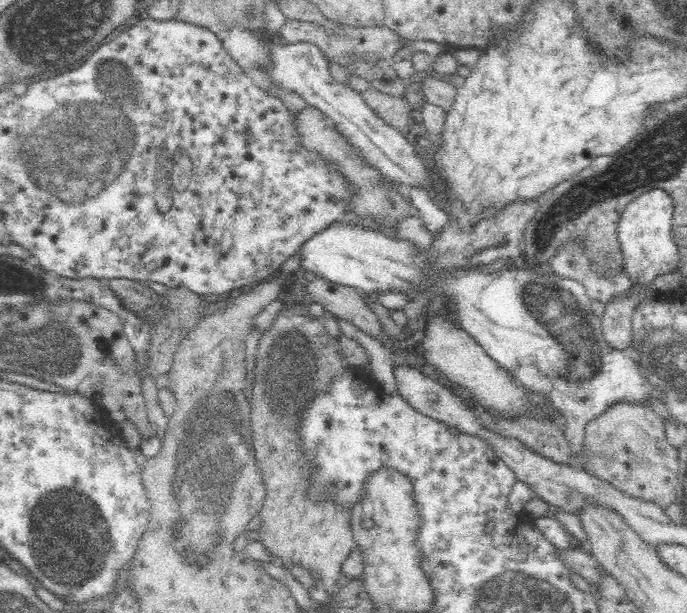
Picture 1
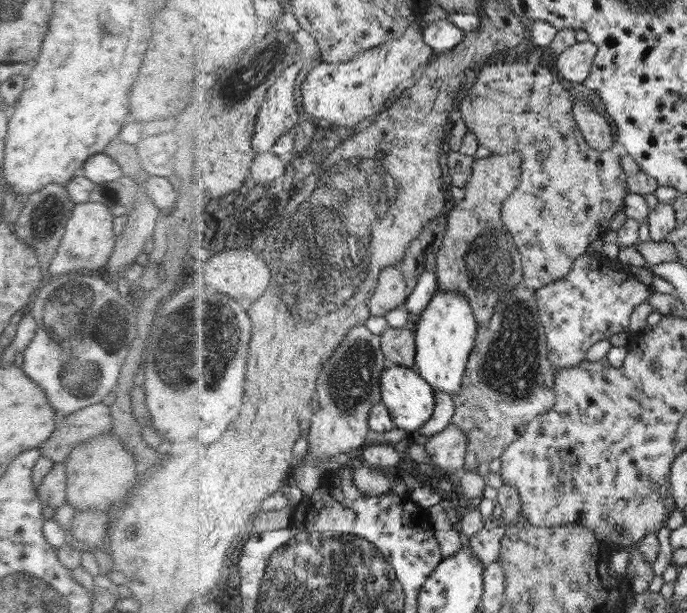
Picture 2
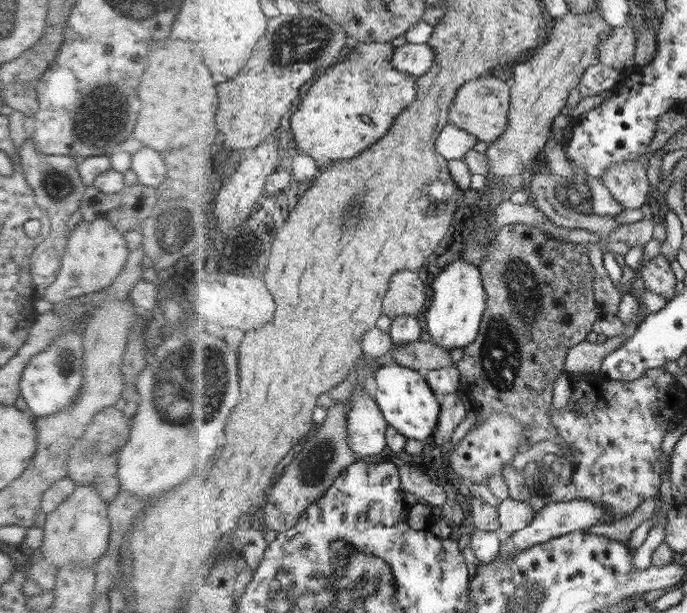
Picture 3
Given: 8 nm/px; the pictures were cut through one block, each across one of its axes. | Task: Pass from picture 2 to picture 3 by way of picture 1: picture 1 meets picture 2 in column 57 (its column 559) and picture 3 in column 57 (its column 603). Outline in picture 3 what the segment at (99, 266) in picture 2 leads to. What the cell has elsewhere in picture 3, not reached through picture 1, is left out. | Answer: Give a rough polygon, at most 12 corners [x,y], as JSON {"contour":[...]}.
{"contour":[[108,218],[82,219],[43,294],[108,288],[130,250]]}

